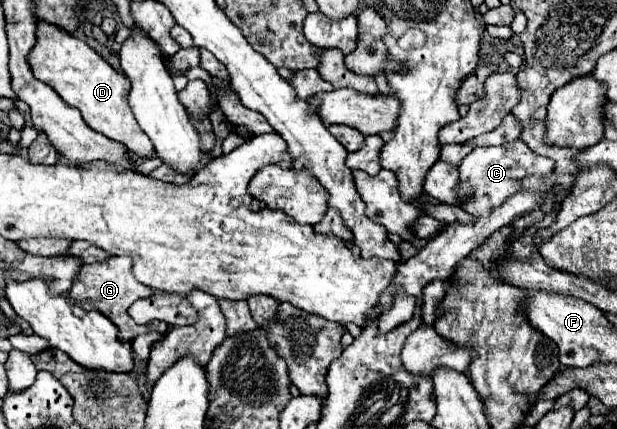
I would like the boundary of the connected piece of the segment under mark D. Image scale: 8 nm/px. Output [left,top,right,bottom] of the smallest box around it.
[27,20,155,158]

